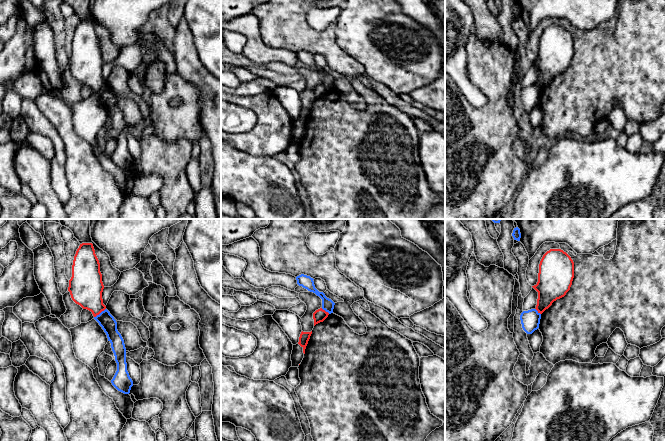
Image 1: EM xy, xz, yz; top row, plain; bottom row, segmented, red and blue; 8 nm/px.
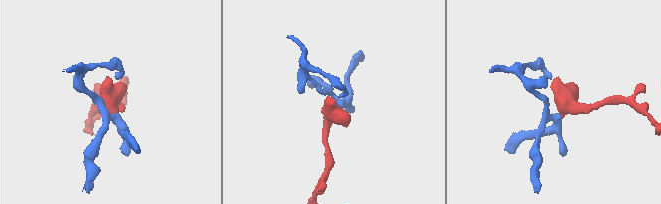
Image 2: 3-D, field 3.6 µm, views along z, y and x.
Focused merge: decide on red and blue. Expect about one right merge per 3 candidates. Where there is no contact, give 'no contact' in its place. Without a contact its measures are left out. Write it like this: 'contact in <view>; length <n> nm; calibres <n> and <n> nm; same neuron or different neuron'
contact in xy; length 120 nm; calibres 280 and 120 nm; different neuron

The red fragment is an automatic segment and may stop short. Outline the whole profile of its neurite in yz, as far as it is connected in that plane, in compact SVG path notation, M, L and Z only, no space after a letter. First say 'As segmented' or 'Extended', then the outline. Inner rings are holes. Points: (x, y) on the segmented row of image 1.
As segmented. M561 249L547 251L539 264L538 282L532 286L538 292L536 310L542 314L554 301L566 295L574 278L574 262Z

